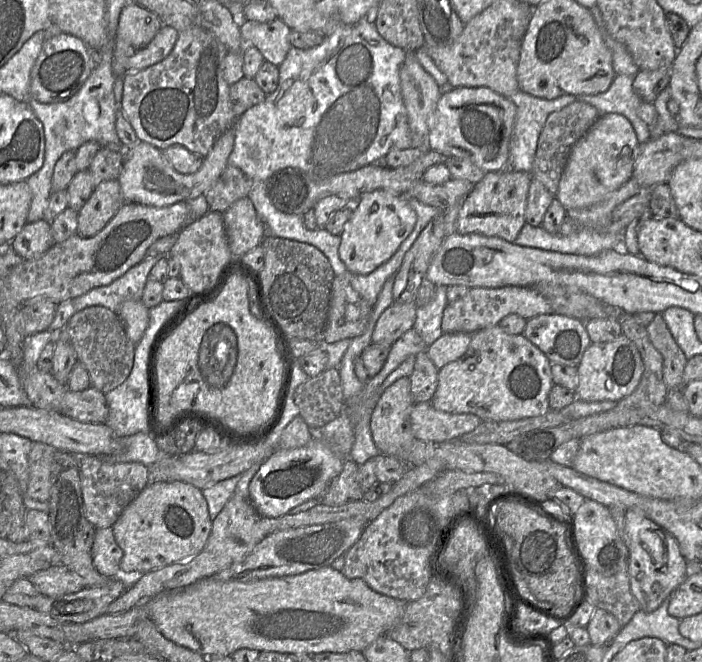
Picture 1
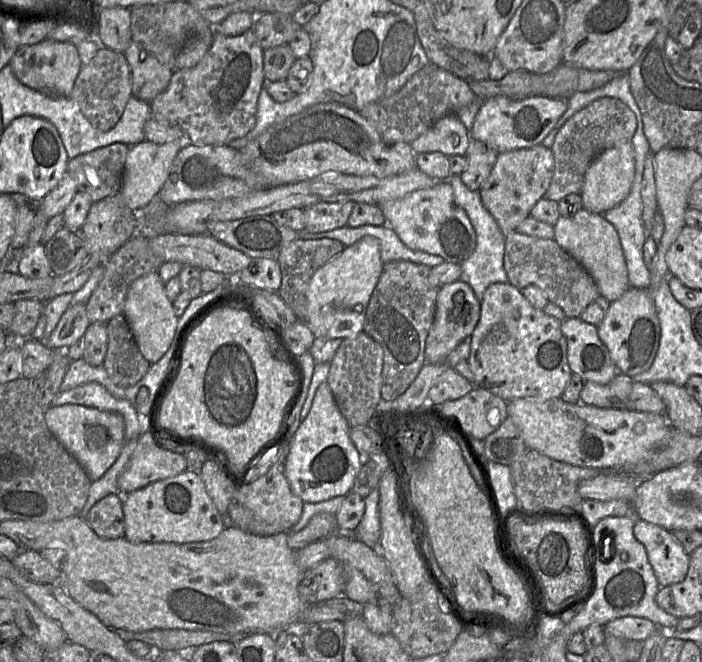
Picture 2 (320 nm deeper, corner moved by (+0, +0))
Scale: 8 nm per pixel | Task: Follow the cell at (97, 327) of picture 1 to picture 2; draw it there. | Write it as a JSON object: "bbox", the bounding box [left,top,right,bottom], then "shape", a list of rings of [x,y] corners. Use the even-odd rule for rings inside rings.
{"bbox":[103,314,151,386],"shape":[[[123,314],[113,317],[106,325],[108,348],[103,367],[115,385],[134,386],[146,375],[151,364],[140,352]]]}

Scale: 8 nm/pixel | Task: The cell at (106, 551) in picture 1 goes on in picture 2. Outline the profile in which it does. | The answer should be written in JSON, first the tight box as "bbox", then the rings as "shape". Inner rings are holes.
{"bbox":[85,494,124,539],"shape":[[[109,494],[99,500],[87,513],[85,521],[102,539],[124,537],[122,495]]]}

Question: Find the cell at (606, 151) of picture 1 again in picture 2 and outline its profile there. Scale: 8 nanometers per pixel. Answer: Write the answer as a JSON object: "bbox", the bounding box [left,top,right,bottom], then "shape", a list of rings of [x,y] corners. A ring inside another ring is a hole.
{"bbox":[580,141,635,214],"shape":[[[630,141],[620,142],[600,153],[587,169],[580,196],[583,209],[603,214],[627,198],[635,177],[635,154]]]}

